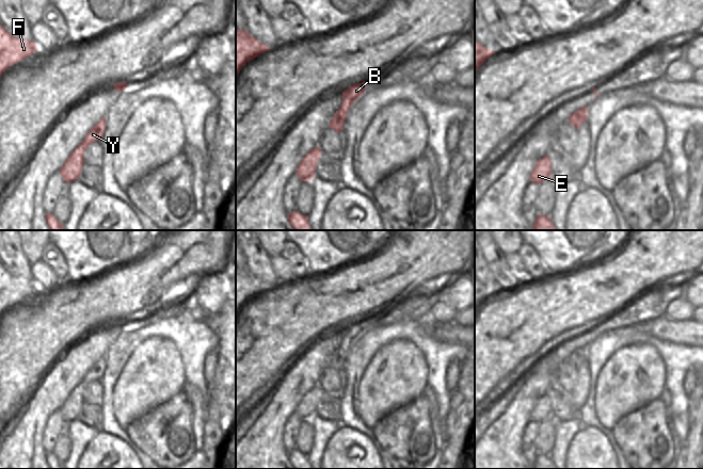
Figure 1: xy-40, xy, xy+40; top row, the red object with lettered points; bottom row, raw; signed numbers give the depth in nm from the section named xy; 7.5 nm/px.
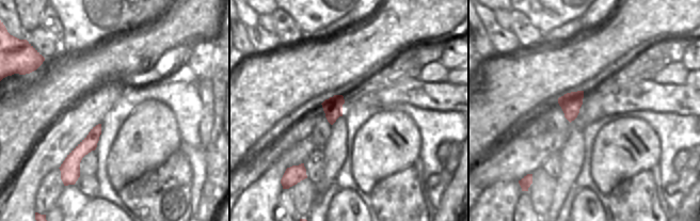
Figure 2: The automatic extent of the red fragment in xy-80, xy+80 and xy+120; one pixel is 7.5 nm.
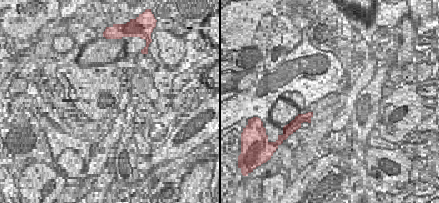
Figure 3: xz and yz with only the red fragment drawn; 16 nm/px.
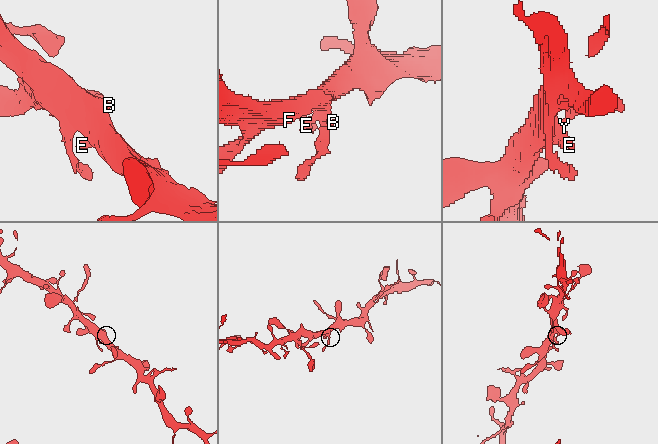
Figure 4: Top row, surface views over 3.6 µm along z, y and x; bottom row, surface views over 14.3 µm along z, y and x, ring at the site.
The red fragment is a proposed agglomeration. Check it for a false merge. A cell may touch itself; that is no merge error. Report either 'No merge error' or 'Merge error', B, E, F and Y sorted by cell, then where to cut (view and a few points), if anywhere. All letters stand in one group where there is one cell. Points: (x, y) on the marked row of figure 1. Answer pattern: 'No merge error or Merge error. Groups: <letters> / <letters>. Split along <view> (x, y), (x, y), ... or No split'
No merge error. Groups: B E F Y. No split

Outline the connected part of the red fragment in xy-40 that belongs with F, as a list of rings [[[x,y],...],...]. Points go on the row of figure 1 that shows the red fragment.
[[[0,23],[0,77],[12,65],[35,52],[37,46],[33,41],[13,36]]]

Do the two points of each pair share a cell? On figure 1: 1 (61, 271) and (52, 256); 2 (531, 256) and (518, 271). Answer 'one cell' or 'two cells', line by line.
1: one cell
2: two cells

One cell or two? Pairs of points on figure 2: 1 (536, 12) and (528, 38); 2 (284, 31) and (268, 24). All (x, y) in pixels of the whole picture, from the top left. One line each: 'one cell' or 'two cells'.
1: two cells
2: two cells

